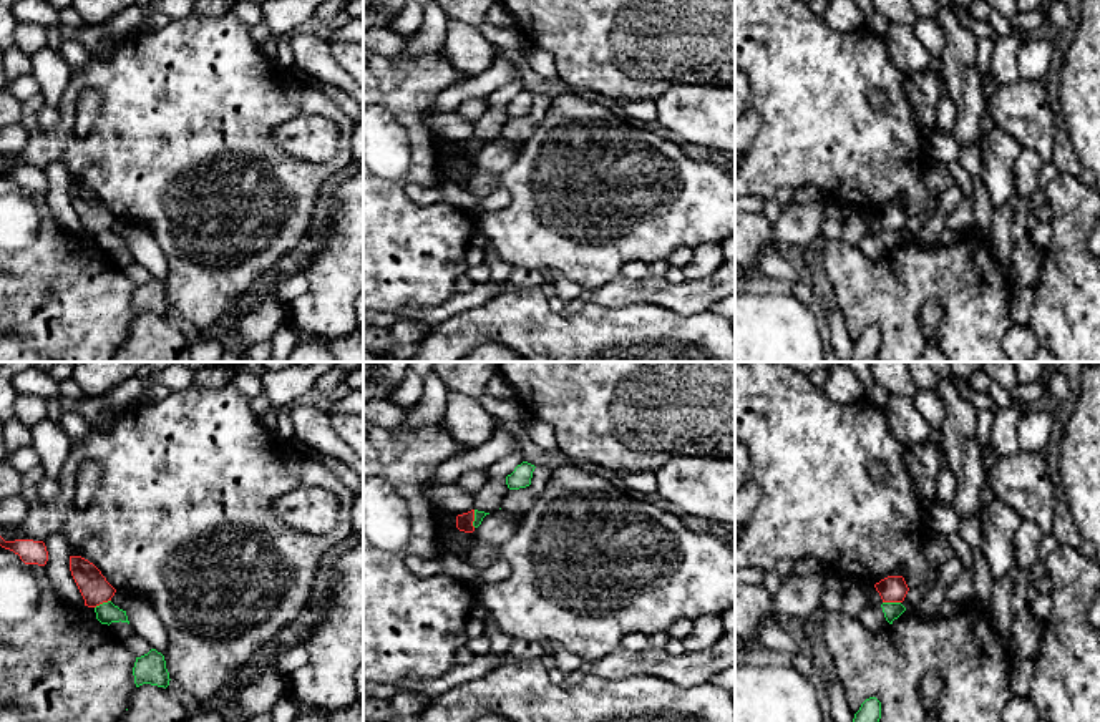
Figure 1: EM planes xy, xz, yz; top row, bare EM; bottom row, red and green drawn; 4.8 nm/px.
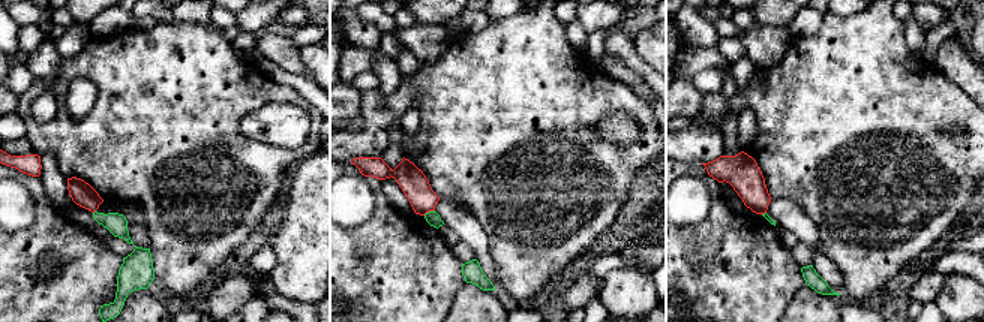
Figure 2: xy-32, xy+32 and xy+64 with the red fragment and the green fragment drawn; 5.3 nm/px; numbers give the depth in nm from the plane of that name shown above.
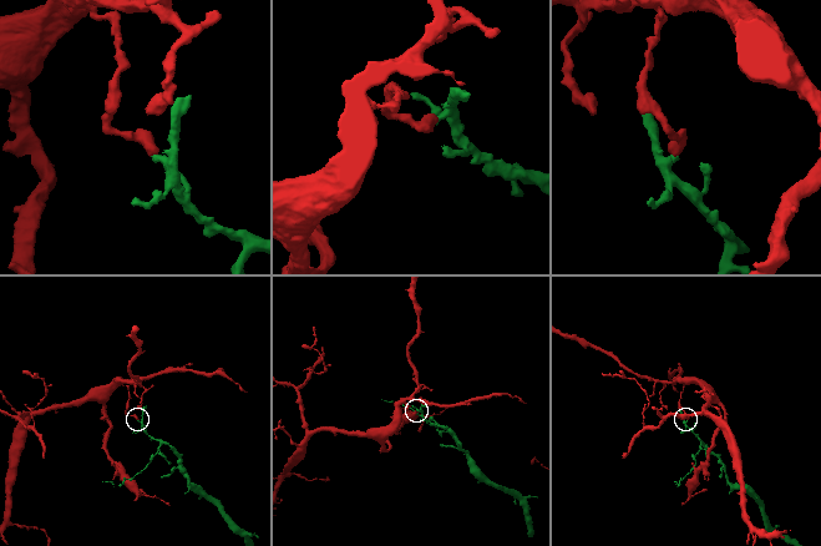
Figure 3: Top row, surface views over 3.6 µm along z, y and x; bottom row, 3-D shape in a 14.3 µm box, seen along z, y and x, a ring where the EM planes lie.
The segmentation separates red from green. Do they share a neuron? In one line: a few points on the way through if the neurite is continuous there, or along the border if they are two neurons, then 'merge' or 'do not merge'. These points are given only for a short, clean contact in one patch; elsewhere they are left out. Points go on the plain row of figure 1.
border along yz (883, 229), (900, 231); do not merge

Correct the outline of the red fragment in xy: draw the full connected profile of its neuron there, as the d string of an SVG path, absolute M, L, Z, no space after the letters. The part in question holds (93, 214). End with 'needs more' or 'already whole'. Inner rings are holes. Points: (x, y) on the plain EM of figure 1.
M70 184L71 204L85 227L85 234L96 236L111 229L116 217L106 209L101 199L81 184Z; already whole

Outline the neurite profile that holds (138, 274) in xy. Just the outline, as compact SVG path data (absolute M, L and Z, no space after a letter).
M134 261L121 269L136 285L141 285L151 279L151 274Z

